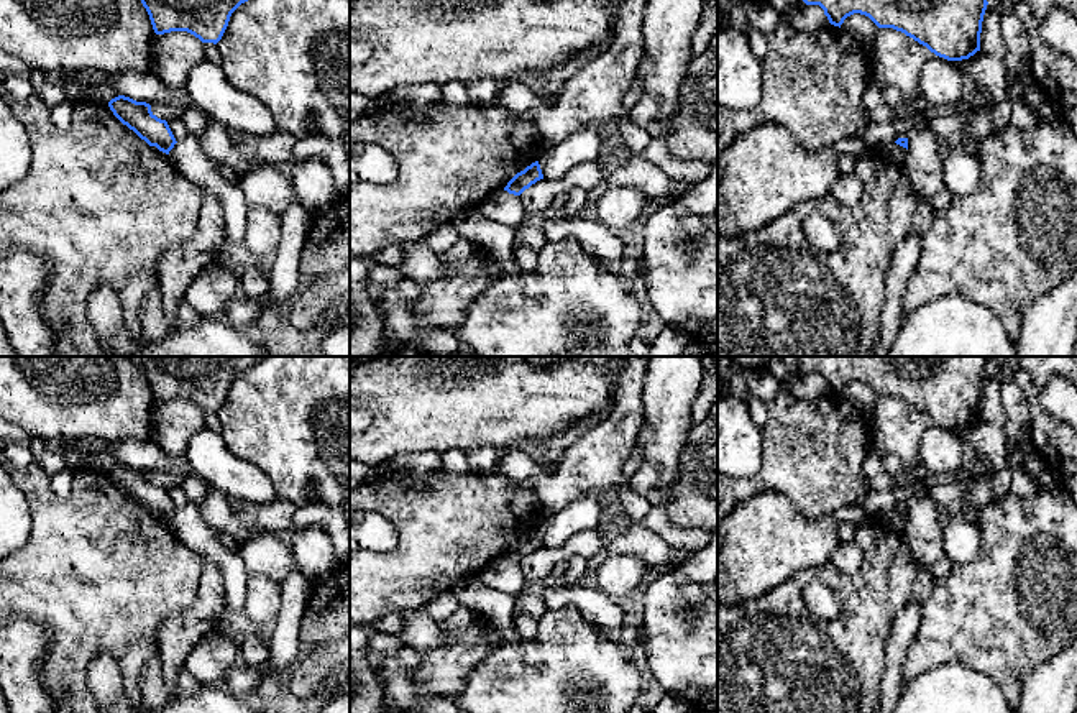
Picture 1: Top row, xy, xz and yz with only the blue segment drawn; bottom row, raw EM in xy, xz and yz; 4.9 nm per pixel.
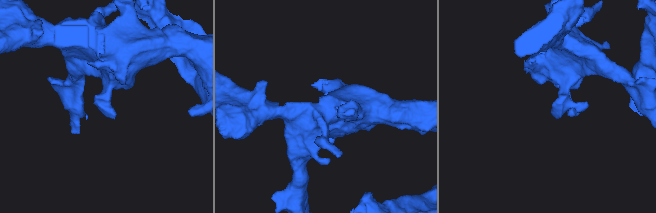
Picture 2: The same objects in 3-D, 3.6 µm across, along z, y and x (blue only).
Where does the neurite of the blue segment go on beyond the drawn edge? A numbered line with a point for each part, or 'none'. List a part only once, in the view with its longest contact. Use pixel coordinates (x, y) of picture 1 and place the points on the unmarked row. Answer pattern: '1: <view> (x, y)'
none

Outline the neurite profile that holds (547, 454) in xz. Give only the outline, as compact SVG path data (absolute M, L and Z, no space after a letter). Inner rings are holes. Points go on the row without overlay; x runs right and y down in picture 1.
M603 409L548 439L522 442L519 448L524 450L543 473L547 473L558 467L570 445L581 439L589 429L601 424L607 414L609 409Z

